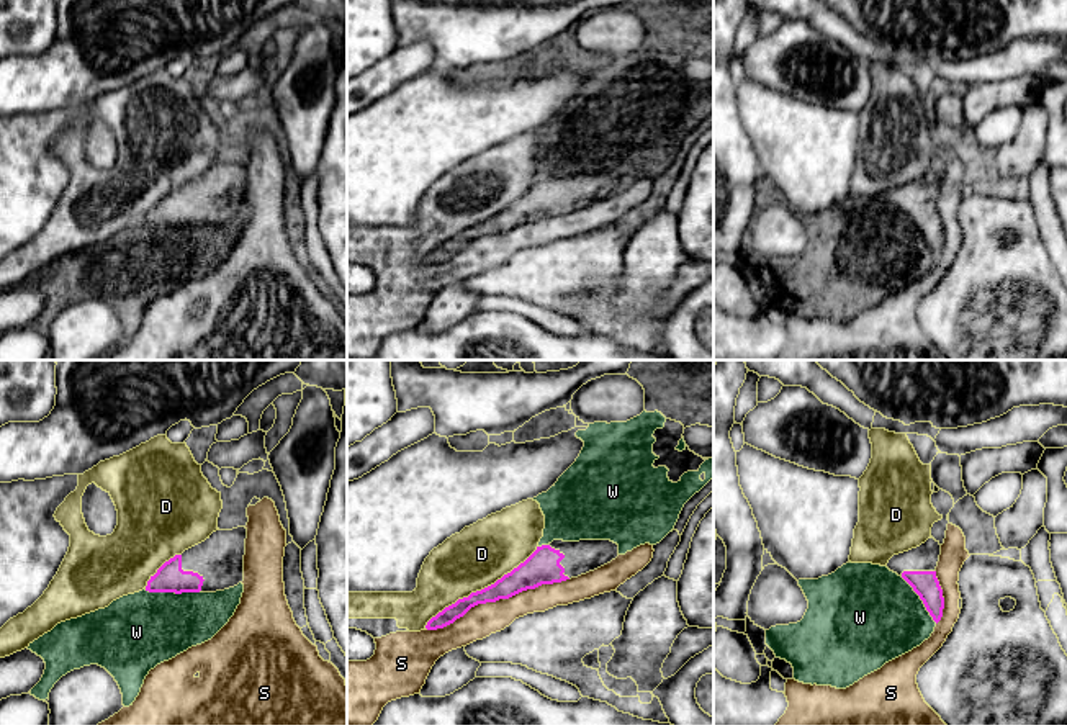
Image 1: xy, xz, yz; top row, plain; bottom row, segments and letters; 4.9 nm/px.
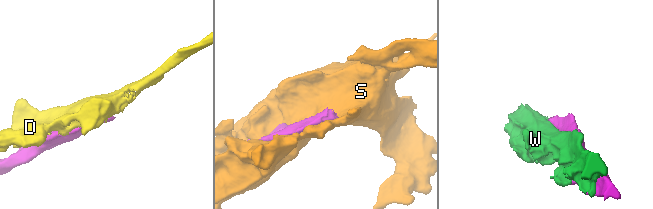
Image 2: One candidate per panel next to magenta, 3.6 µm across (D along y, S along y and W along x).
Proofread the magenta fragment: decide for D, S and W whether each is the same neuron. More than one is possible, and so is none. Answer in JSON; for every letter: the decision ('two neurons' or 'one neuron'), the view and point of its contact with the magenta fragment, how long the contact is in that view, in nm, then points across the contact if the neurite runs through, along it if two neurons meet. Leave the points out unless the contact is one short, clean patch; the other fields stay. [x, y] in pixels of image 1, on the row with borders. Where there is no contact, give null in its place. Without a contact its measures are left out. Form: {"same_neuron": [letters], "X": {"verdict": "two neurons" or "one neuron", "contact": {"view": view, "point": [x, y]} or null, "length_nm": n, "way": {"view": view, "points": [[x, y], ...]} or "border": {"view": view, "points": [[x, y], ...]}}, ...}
{"same_neuron": [], "D": {"verdict": "two neurons", "contact": {"view": "xz", "point": [481, 589]}, "length_nm": 700}, "S": {"verdict": "two neurons", "contact": {"view": "xz", "point": [498, 599]}, "length_nm": 750}, "W": {"verdict": "two neurons", "contact": {"view": "xy", "point": [172, 591]}, "length_nm": 280}}

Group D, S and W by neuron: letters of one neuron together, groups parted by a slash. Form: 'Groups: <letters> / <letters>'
Groups: D S / W

